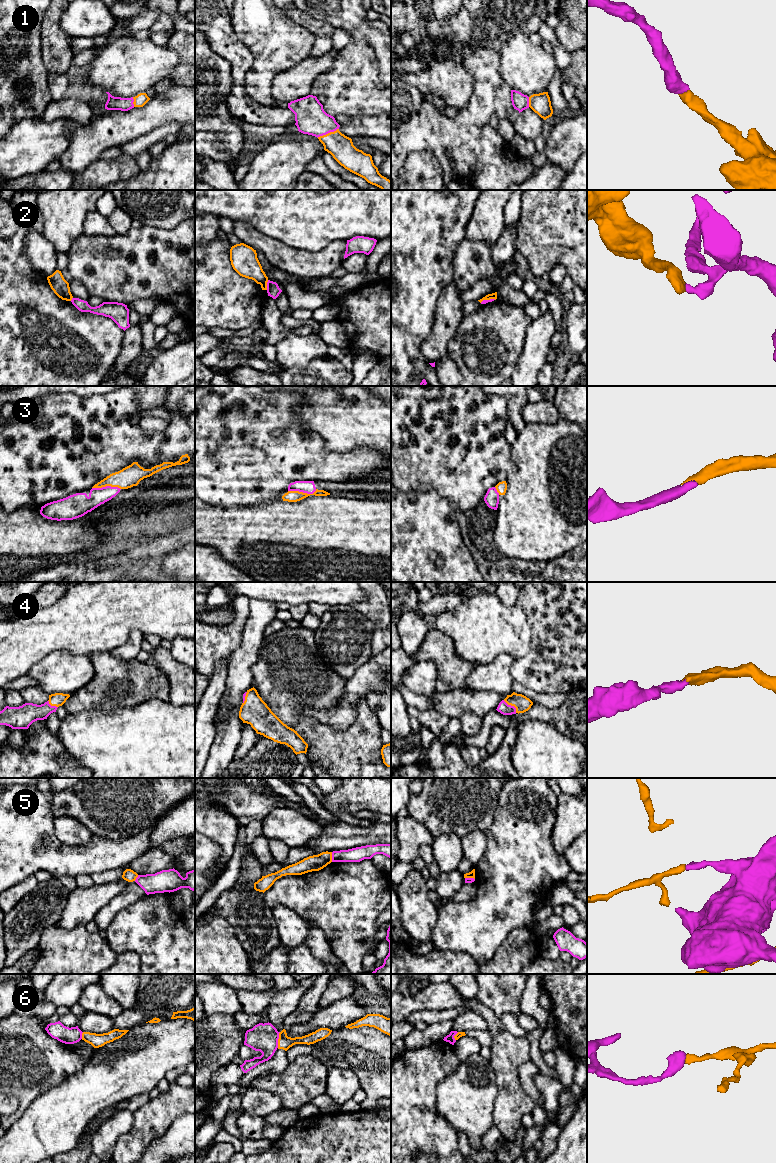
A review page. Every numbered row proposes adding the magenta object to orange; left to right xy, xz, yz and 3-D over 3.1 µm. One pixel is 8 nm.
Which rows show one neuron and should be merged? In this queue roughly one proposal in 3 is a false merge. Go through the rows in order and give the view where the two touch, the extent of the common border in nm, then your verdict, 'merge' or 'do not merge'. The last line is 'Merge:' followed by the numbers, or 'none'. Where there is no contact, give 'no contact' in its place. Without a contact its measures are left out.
1: xz | 190 nm | merge
2: xz | 80 nm | do not merge
3: xz | 240 nm | merge
4: yz | 150 nm | merge
5: xz | 80 nm | do not merge
6: xz | 130 nm | do not merge
Merge: 1, 3, 4

